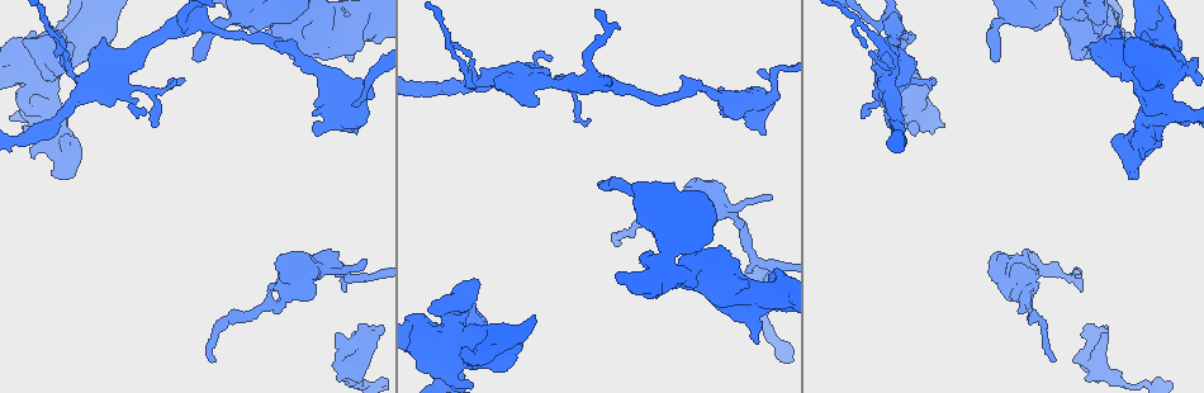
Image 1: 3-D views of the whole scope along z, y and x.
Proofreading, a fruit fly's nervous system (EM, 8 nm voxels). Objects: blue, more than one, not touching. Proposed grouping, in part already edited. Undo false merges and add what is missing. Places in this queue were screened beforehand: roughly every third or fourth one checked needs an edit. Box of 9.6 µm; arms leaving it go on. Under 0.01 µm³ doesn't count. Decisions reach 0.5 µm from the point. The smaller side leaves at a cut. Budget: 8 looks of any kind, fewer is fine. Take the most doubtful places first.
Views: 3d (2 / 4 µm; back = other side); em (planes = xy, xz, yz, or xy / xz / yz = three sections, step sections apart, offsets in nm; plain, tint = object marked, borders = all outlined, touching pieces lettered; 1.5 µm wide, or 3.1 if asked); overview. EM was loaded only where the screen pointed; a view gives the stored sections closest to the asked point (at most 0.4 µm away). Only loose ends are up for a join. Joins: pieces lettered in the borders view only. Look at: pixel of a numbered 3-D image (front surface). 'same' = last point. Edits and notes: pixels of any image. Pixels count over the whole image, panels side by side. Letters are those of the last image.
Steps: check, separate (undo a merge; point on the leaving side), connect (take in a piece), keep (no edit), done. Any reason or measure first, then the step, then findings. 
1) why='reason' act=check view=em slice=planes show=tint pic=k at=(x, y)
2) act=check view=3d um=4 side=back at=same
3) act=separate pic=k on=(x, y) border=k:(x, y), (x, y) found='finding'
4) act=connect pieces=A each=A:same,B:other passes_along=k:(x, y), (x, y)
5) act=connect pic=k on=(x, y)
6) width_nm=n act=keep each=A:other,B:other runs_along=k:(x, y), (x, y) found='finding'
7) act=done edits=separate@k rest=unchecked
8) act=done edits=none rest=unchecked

why='thick end' act=check view=3d um=4 side=back pic=1 at=(1160, 140)

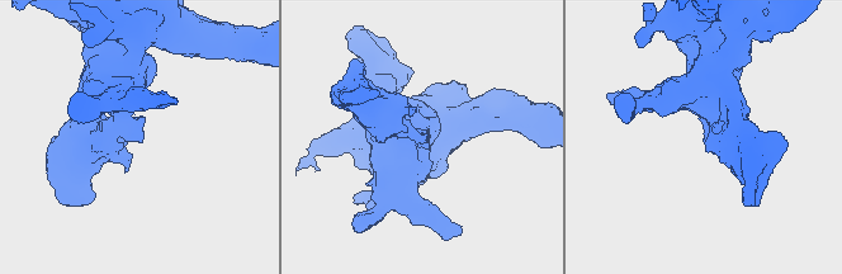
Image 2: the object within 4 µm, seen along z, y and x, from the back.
why='now the EM' act=check view=em slice=planes show=plain pic=2 at=(125, 137)

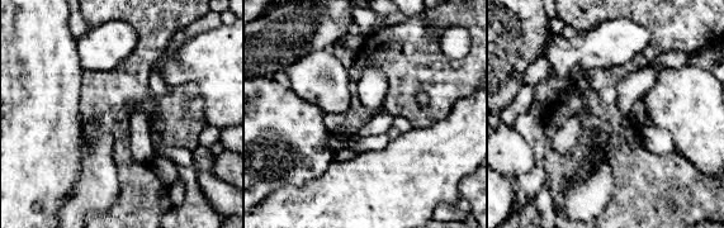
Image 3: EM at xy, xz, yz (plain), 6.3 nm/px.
act=check view=em slice=planes show=borders at=same

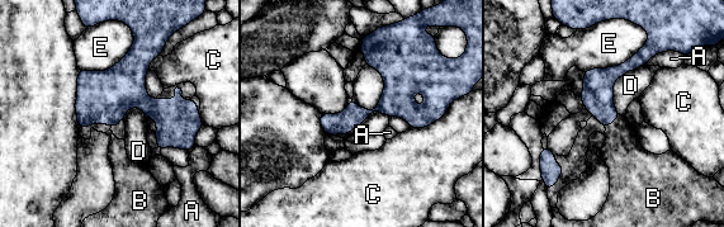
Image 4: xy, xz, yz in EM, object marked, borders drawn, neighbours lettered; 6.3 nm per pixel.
act=connect pieces=B each=A:other,B:same,C:other,D:other,E:other found='it goes on there'

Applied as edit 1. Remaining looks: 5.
why='thick end' act=check view=3d um=2 side=back pic=1 at=(276, 264)

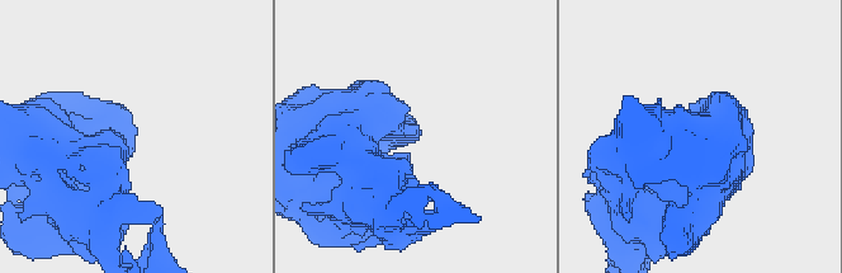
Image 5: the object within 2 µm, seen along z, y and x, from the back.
why='now the EM' act=check view=em slice=xy step=8 show=tint pic=5 at=(416, 140)

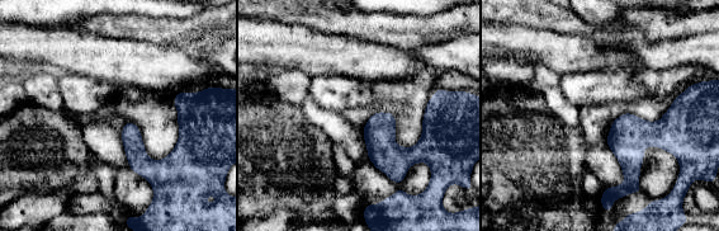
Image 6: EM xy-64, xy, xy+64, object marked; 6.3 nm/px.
act=check view=em slice=xz step=8 show=borders at=same

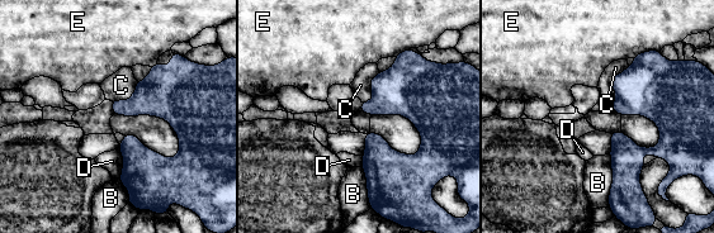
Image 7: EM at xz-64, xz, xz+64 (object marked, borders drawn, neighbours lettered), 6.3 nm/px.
act=keep each=B:other,C:other,D:other,E:other runs_along=7:(398, 60), (424, 147), (372, 188) found='no lettered piece goes on from it'

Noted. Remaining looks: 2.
act=done edits=connect@4 rest=unchecked

